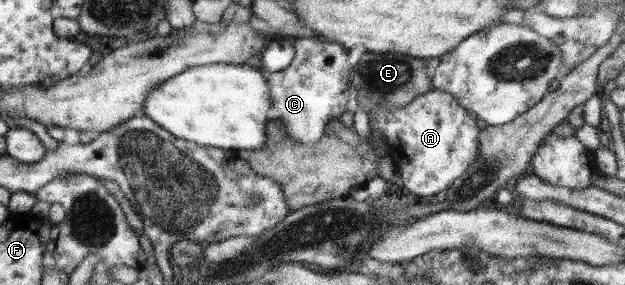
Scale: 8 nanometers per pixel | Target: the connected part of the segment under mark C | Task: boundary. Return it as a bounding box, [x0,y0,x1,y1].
[259,37,352,147]

